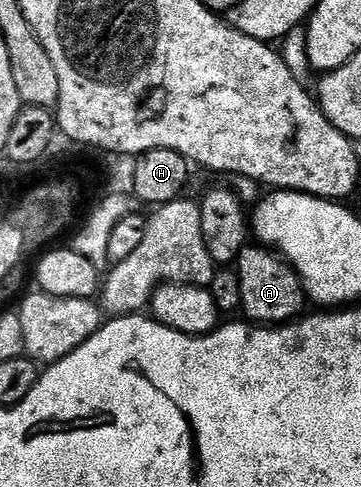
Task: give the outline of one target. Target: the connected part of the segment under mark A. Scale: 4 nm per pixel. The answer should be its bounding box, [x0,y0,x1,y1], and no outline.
[235,243,306,327]

